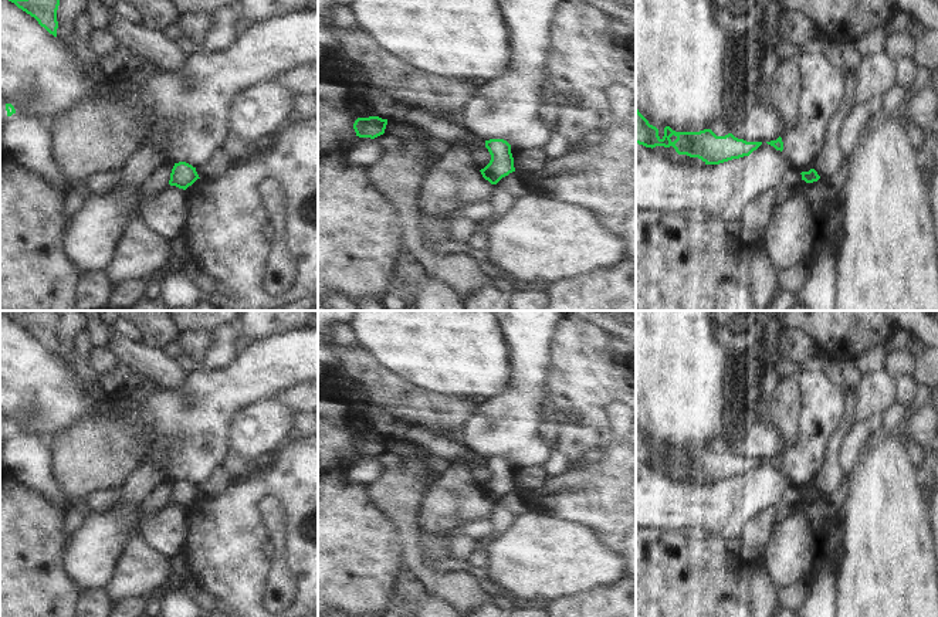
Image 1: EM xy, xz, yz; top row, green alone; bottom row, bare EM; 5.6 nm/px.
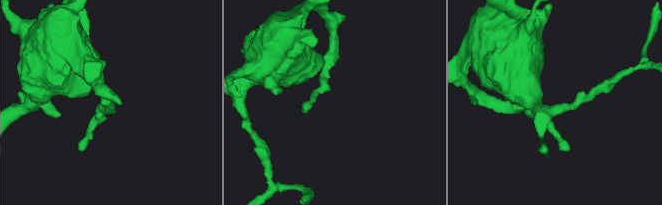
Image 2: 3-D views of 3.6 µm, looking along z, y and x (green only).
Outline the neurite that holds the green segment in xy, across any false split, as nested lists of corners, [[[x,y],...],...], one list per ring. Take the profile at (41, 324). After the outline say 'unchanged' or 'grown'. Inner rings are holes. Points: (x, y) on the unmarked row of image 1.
[[[27,311],[27,316],[7,316],[18,326],[34,335],[41,345],[57,355],[57,328],[60,323],[60,311]]]; unchanged

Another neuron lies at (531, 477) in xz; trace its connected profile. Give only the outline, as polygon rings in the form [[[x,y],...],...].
[[[526,465],[514,474],[515,489],[521,494],[538,489],[548,478],[542,465]]]

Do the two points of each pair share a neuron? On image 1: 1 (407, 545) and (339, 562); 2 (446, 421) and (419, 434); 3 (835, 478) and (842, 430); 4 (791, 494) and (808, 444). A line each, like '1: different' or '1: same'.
1: different
2: different
3: same
4: different

